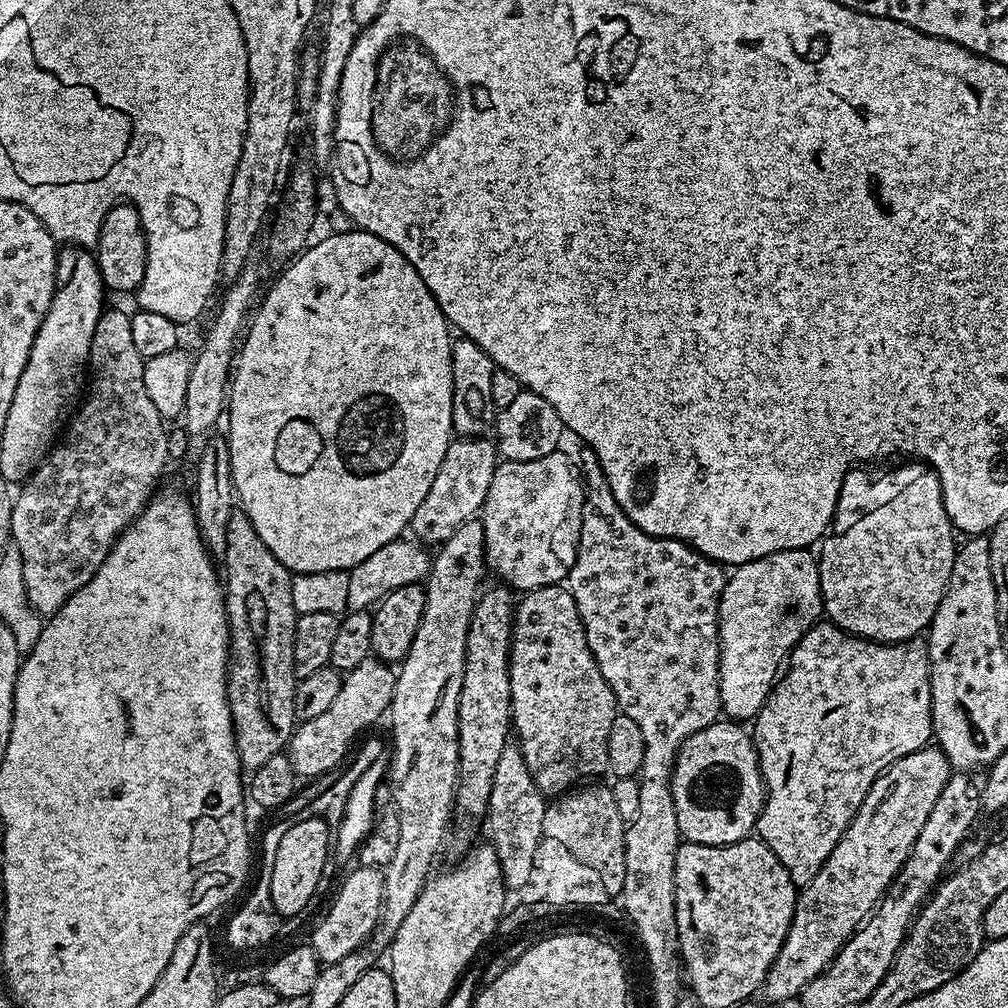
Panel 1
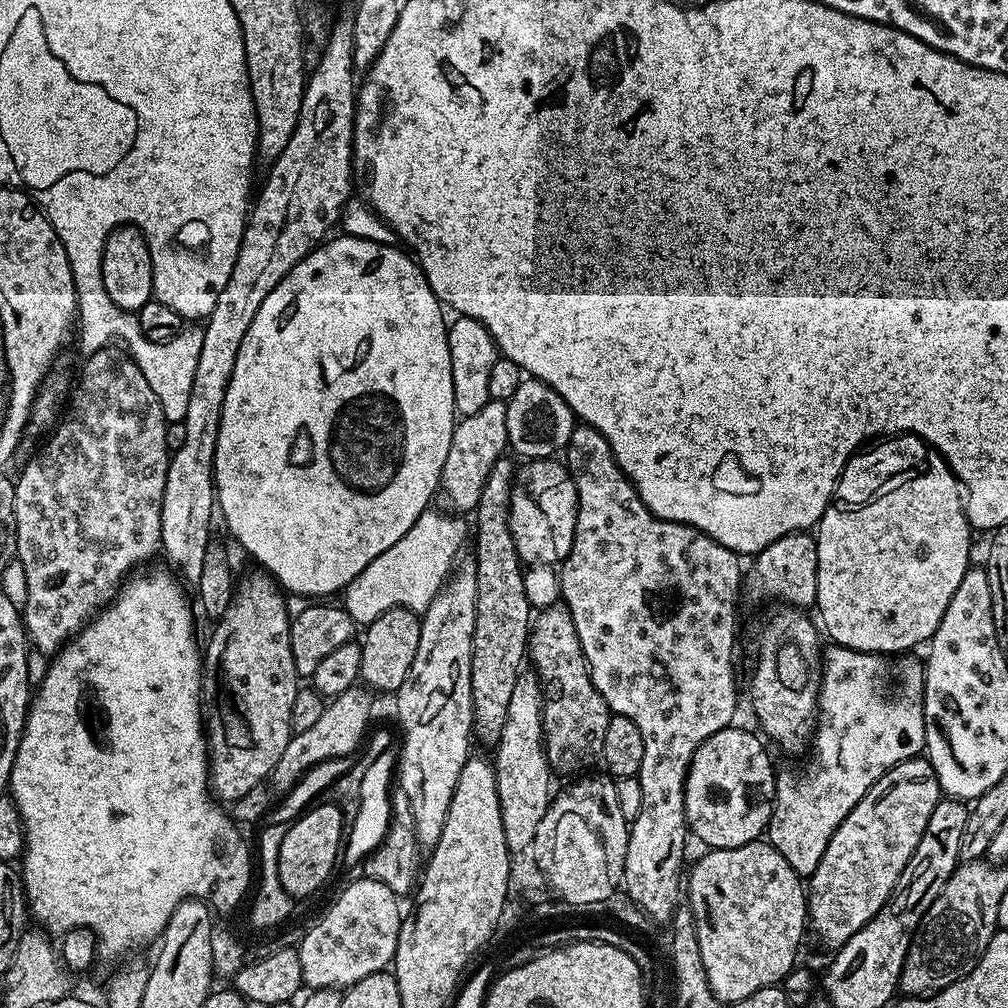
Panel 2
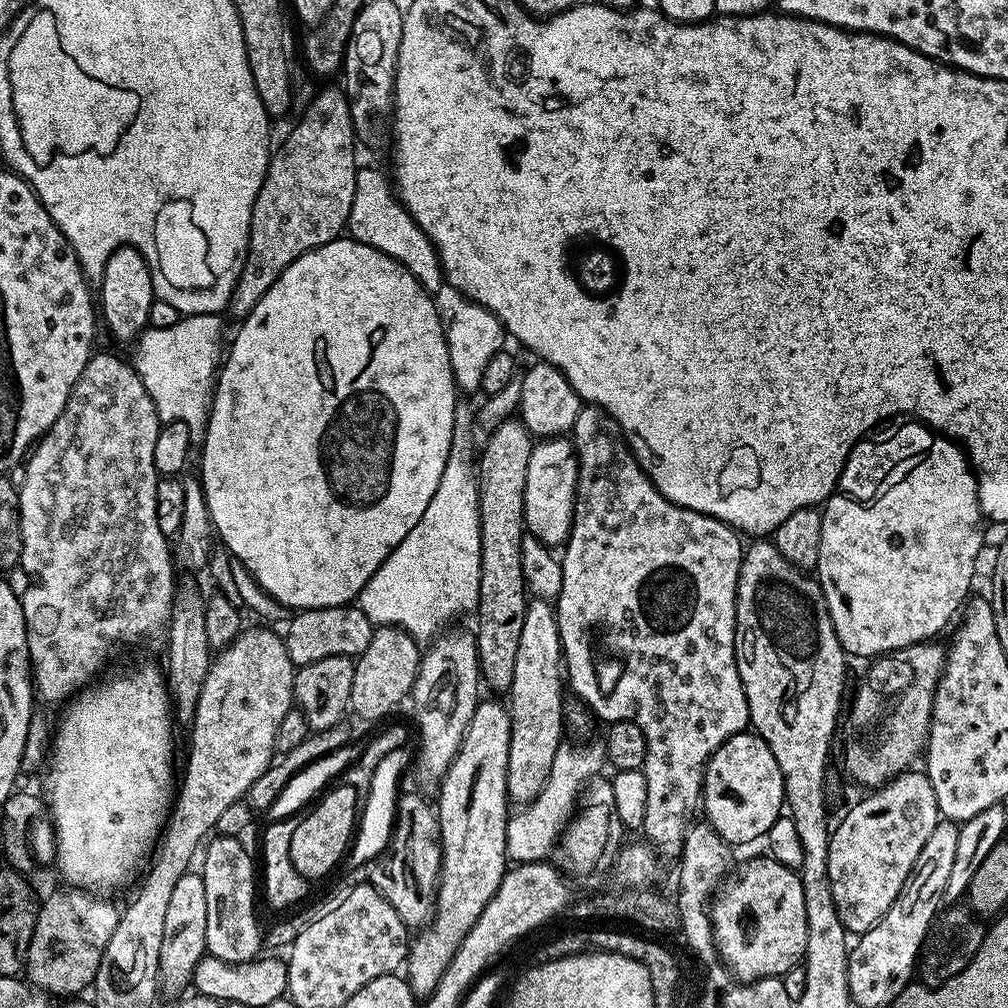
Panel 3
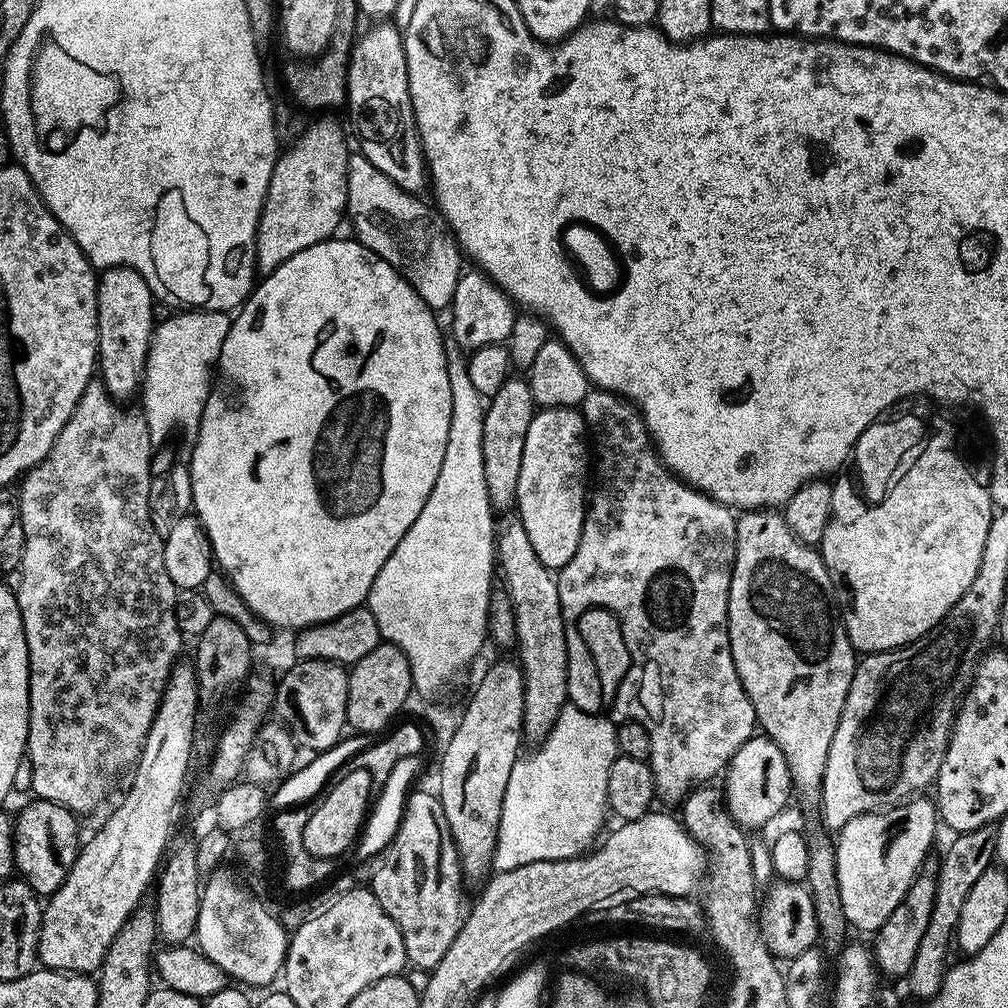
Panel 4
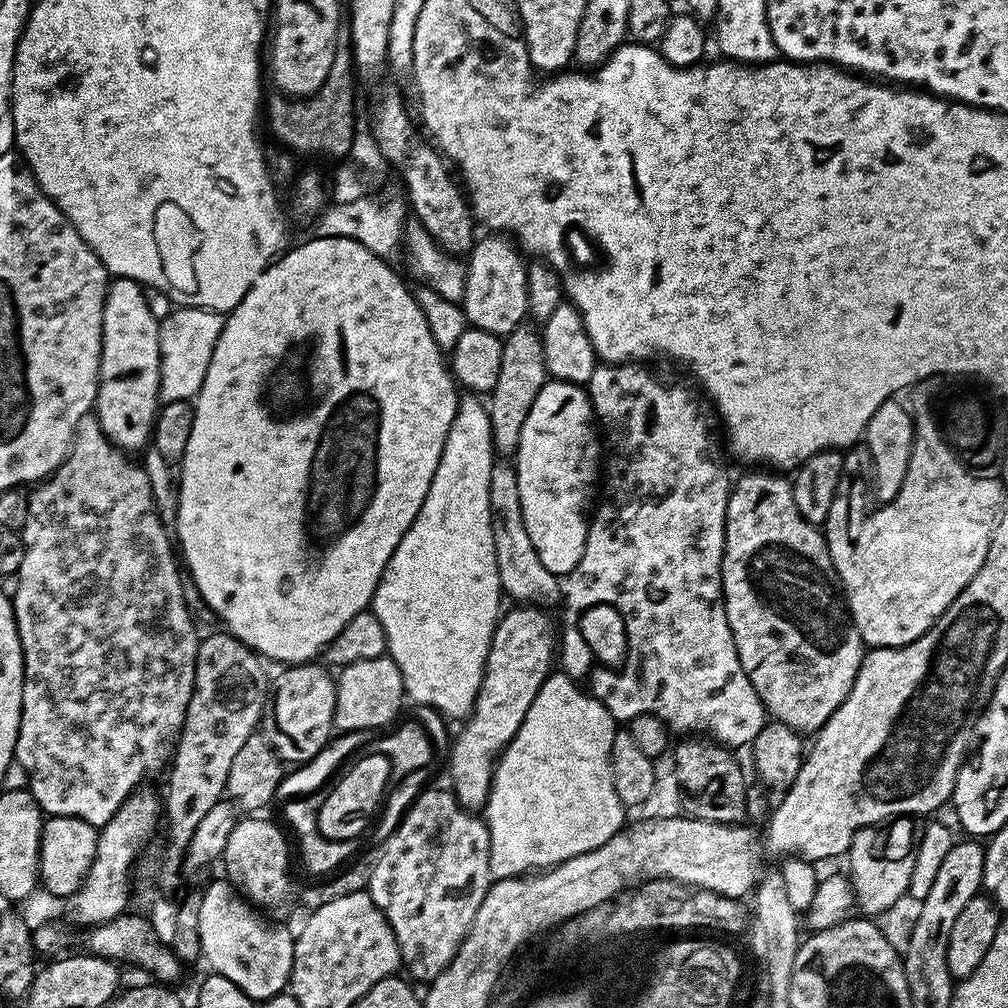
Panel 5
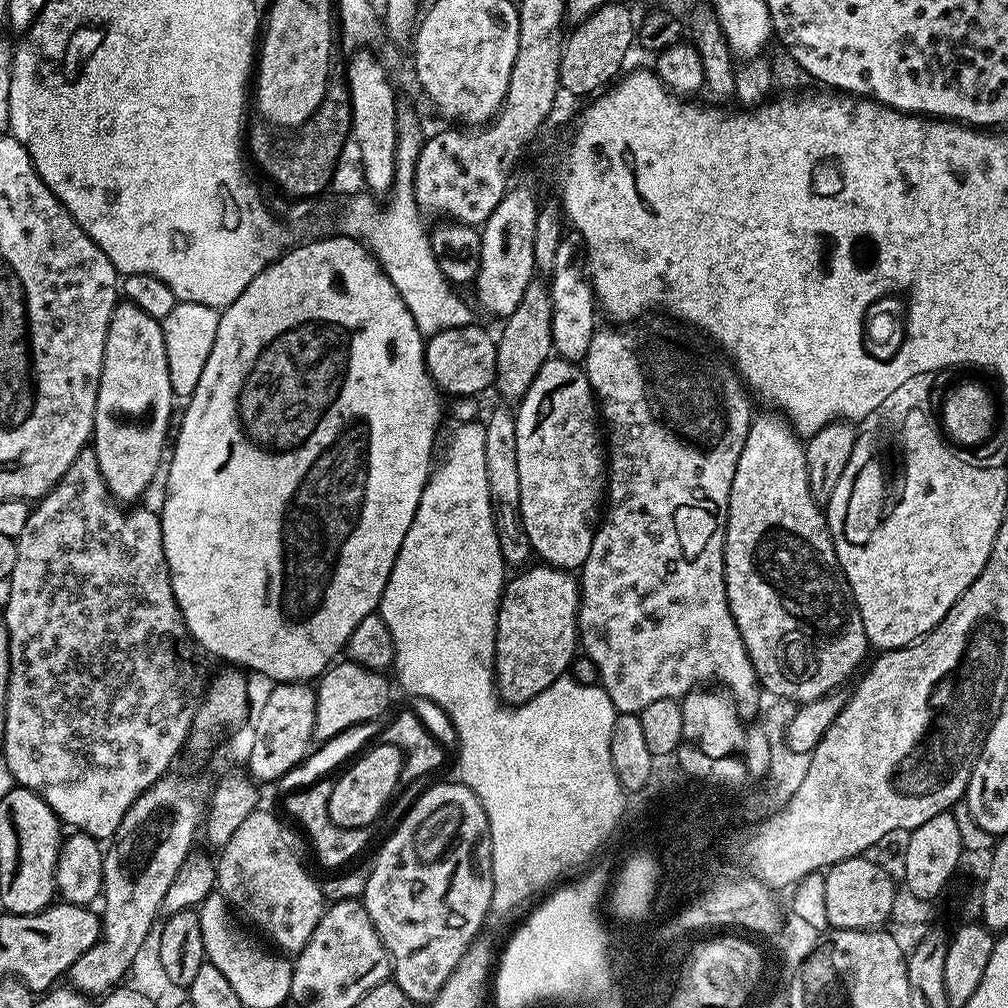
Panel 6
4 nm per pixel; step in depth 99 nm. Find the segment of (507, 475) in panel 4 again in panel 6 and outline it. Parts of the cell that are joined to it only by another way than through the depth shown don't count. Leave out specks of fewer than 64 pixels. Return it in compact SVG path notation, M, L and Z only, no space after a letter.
M534 278L526 286L526 294L522 294L522 302L518 302L518 306L514 309L514 314L503 317L504 329L501 330L500 336L498 332L494 388L495 391L500 391L500 396L504 399L501 401L504 402L519 402L526 394L526 390L530 390L530 382L534 380L538 370L542 368L554 352L552 335L550 334L550 294L548 293L548 284L544 282L539 284L539 282L539 279Z

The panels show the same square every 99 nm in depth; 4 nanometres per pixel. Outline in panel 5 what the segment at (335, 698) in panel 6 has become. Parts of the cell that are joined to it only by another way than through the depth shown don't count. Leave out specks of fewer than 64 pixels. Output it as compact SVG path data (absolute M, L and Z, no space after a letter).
M385 654L378 658L345 664L336 676L335 731L340 734L358 731L371 733L374 728L387 729L403 704L406 704L406 693L402 670L398 670L398 662L394 662L391 656Z

